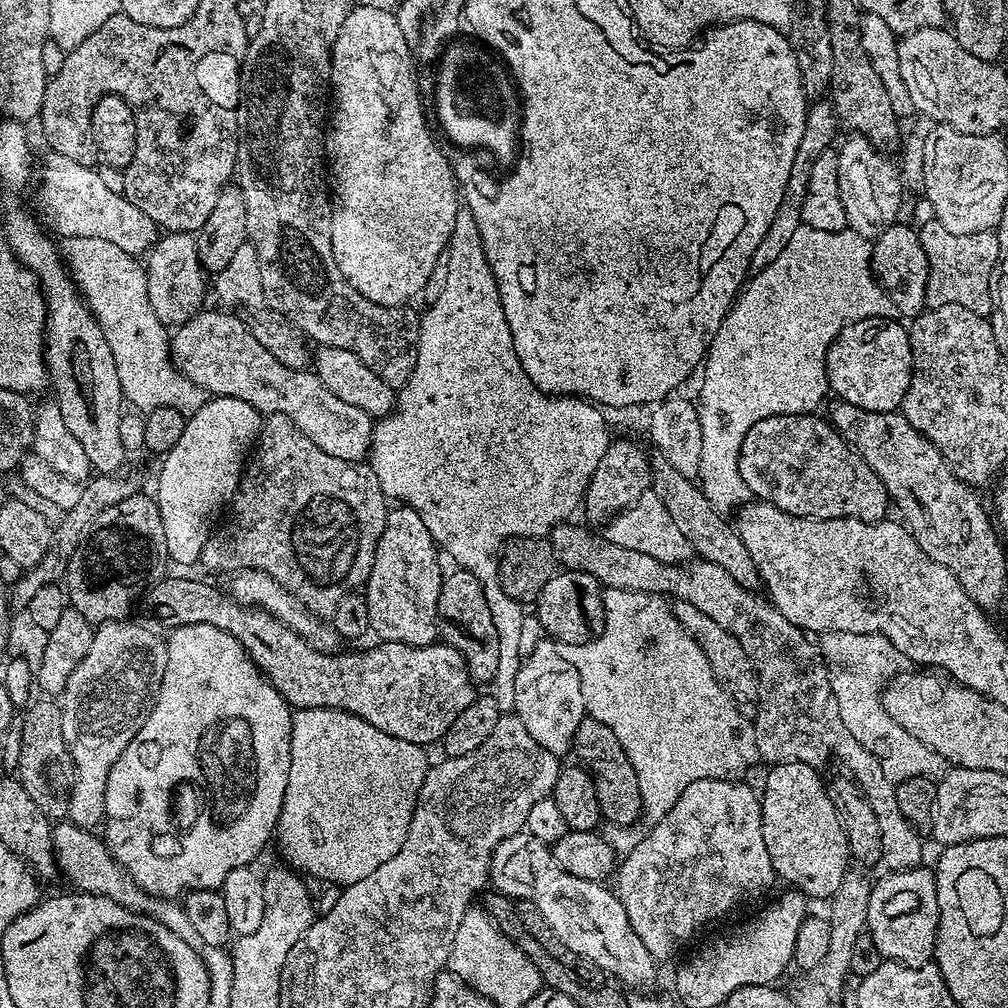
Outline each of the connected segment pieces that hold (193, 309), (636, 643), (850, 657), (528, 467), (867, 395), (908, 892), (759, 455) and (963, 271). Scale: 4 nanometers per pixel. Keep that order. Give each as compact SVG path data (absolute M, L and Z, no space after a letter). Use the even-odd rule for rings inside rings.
M170 232L161 235L147 253L146 275L150 306L165 326L184 324L205 307L204 277L206 277L206 271L200 264L196 249L196 236L193 233Z
M604 588L603 630L584 644L566 644L562 648L566 662L570 662L580 675L585 713L593 720L606 722L606 726L610 726L610 730L614 730L618 742L622 742L622 750L626 750L626 758L630 758L630 762L638 774L638 790L642 790L642 806L644 807L642 820L648 826L657 824L671 810L674 802L678 802L678 798L682 798L682 790L686 790L686 786L690 786L690 782L698 782L702 778L714 778L715 780L732 778L740 774L736 772L746 771L755 760L758 760L752 720L749 717L744 717L747 715L733 704L728 693L724 691L724 687L716 681L706 654L700 649L696 639L678 622L673 605L667 604L667 602L669 603L663 595L655 592Z
M826 632L819 637L818 648L824 658L824 663L828 665L828 675L832 677L832 693L838 702L838 714L842 714L842 723L854 738L878 762L882 762L882 771L886 778L890 778L893 784L901 784L906 778L915 776L939 777L945 771L946 761L932 748L927 748L918 738L909 734L901 724L896 722L884 709L882 693L886 685L897 675L896 660L898 653L896 647L886 639L885 636L878 634L850 634L849 632Z
M462 206L458 210L458 214L454 220L454 230L448 239L446 259L448 261L448 269L446 270L446 286L442 290L442 295L440 295L438 298L438 302L427 305L425 312L428 313L423 313L423 315L420 316L420 341L418 342L418 358L416 359L414 370L408 379L406 390L399 393L398 403L395 405L394 410L389 412L387 416L383 417L383 419L381 419L379 423L377 423L372 429L370 463L372 469L374 470L374 474L378 478L378 486L382 486L385 497L387 497L389 501L399 502L401 505L410 507L415 510L416 513L422 518L422 522L426 522L426 530L430 530L430 534L436 540L437 545L439 545L439 547L446 553L446 556L446 551L448 551L449 558L454 562L453 565L465 568L467 572L474 574L474 578L478 578L478 582L482 582L482 590L486 594L486 602L490 606L490 615L494 617L494 630L498 630L498 674L490 682L490 694L498 702L498 710L500 713L508 714L511 713L516 706L516 703L514 702L514 678L518 678L518 670L520 669L520 661L522 659L522 651L520 652L520 647L522 647L524 644L524 612L526 612L526 608L525 605L519 602L513 602L510 598L510 594L506 594L506 590L502 590L502 582L500 581L500 575L498 574L498 566L500 565L500 549L503 548L505 540L512 540L515 538L515 536L539 536L541 538L547 537L549 533L551 533L554 526L565 523L565 521L571 517L568 515L570 515L576 507L579 509L581 505L585 503L585 496L587 494L587 488L590 486L591 476L597 470L598 462L601 461L602 454L605 454L610 443L610 435L608 436L608 432L610 432L610 425L607 423L607 421L604 420L604 412L601 411L597 405L579 396L550 396L547 392L538 390L538 386L534 386L534 382L530 382L528 384L476 384L476 380L480 380L480 378L490 378L492 374L496 374L494 370L510 370L510 368L512 368L512 364L514 364L514 358L512 358L514 354L514 338L510 338L510 326L506 326L506 314L502 310L502 298L498 294L498 282L494 278L494 274L488 265L486 250L482 244L482 234L478 232L478 222L474 220L474 214L472 213L471 207Z
M875 316L847 321L841 328L834 343L828 347L826 366L829 389L836 392L843 403L874 410L876 413L897 411L903 405L912 377L913 356L908 328L900 323L897 319Z
M931 867L888 870L872 885L868 907L867 935L874 938L885 961L922 966L933 959L936 951L936 931L940 921L936 873Z
M771 416L750 426L750 434L742 442L738 470L749 493L763 503L778 506L795 516L809 516L812 520L826 518L854 518L874 522L885 519L890 512L890 501L884 484L874 470L834 430L817 436L804 436L804 416Z
M929 218L924 225L919 225L918 231L922 250L926 250L928 259L925 305L928 308L947 304L966 306L966 310L974 310L975 315L991 317L990 278L998 262L998 238L995 231L958 234L955 228L942 226L942 222L935 218Z

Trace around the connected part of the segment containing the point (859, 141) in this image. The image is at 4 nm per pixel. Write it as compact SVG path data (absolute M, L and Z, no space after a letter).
M859 134L849 135L844 145L839 145L838 190L842 194L842 206L846 206L848 228L862 234L870 241L882 234L891 224L901 219L900 203L904 200L904 184L900 172L883 156L881 149Z

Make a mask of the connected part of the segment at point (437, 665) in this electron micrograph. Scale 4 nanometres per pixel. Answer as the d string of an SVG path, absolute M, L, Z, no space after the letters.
M165 575L163 580L146 589L142 597L142 608L144 604L150 615L165 620L168 626L181 628L191 624L213 624L218 630L229 632L293 709L340 708L343 712L362 718L378 732L402 738L406 742L429 746L428 744L434 743L435 740L437 743L444 737L446 730L450 730L450 722L454 722L454 718L458 718L458 714L466 710L466 706L470 706L470 702L478 695L477 685L469 677L464 657L443 642L426 646L380 642L377 643L377 648L372 648L369 652L348 652L345 656L317 651L278 618L261 608L241 604L223 587L215 588L204 580L172 575Z

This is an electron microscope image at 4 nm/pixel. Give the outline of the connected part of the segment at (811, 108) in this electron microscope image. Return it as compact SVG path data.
M821 98L809 103L806 114L806 130L802 130L802 142L798 142L798 154L794 154L794 166L790 166L790 179L786 182L786 194L782 194L782 206L778 206L778 214L770 221L770 230L766 230L766 238L758 242L758 250L754 250L751 271L757 273L762 271L782 250L786 250L786 242L798 230L802 223L802 202L806 202L806 186L810 186L810 170L814 170L814 158L822 154L822 150L833 147L832 139L836 136L836 124L838 128L838 117L827 99Z

